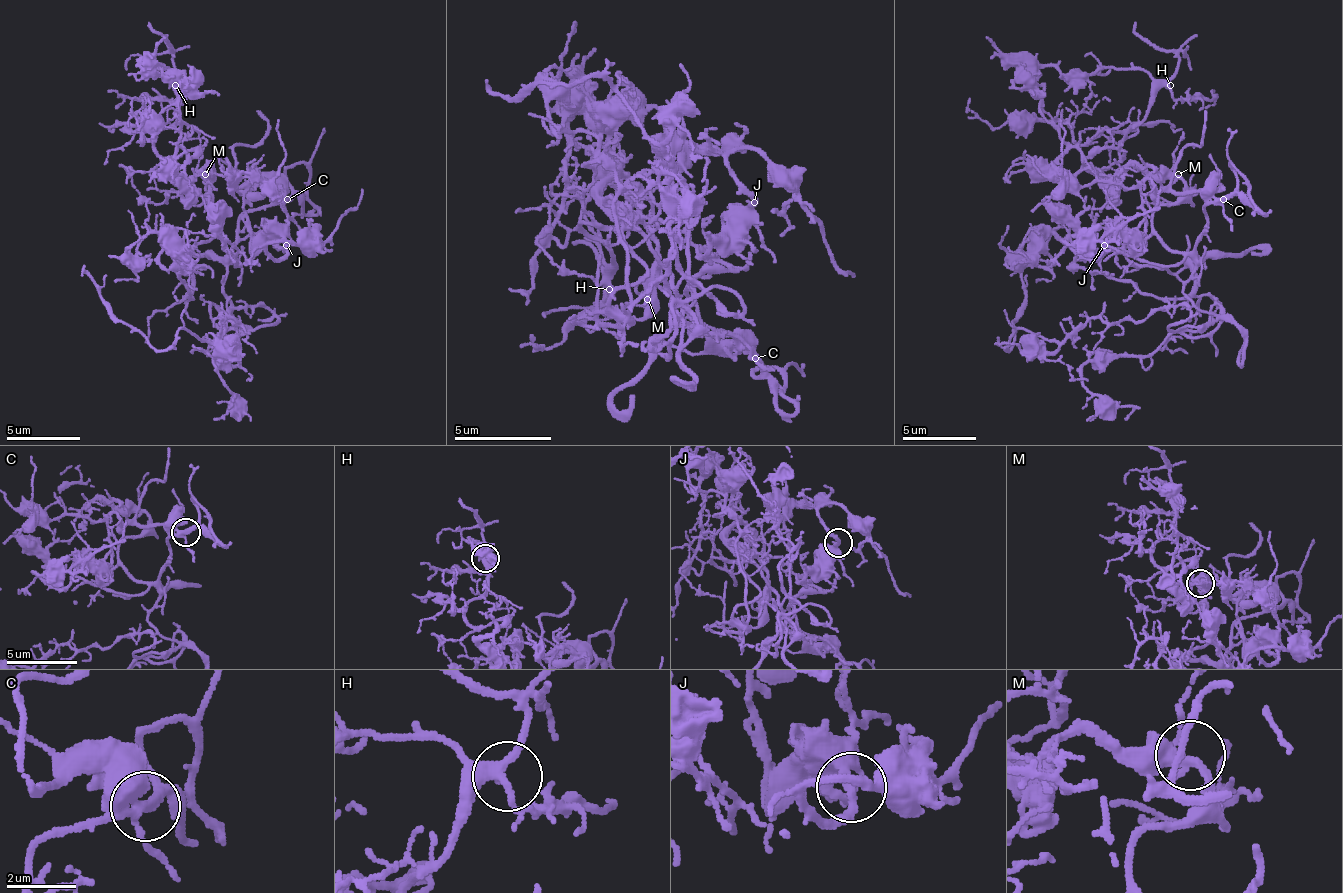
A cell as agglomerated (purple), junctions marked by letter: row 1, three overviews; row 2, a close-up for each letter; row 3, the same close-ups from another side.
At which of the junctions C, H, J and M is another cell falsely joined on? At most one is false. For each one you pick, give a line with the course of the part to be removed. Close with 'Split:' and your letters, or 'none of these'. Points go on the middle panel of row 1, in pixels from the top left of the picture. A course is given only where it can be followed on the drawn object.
Split: none of these

